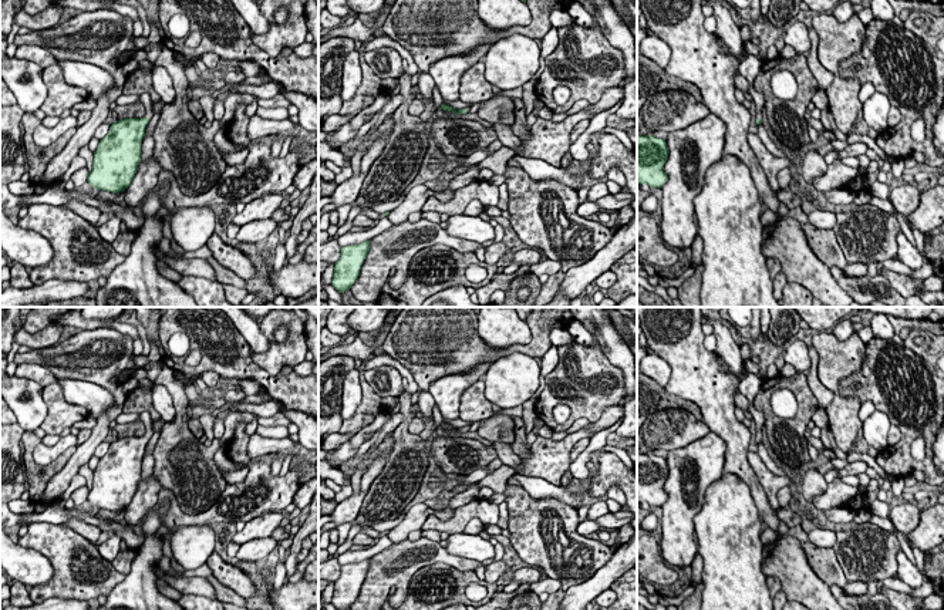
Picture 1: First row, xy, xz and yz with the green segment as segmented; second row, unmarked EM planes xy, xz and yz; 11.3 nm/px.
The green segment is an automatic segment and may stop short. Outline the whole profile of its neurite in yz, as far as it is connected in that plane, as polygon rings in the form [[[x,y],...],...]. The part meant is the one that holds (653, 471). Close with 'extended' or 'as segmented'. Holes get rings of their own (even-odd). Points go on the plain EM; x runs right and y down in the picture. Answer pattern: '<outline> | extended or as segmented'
[[[637,452],[637,502],[661,508],[668,499],[664,491],[668,472],[665,458]]] | as segmented

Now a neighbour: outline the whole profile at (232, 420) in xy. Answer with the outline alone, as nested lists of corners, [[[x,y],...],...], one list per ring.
[[[232,412],[232,414],[229,414],[227,417],[223,418],[225,432],[227,434],[226,446],[229,446],[229,442],[233,438],[236,425],[239,422],[249,424],[252,419],[253,419],[253,414],[250,414],[250,412],[240,412],[240,414]]]

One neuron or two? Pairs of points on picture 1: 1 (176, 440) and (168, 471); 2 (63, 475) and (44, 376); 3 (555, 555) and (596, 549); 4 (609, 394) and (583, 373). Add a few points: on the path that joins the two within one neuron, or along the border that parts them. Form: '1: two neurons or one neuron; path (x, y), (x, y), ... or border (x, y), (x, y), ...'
1: one neuron; path (176, 447), (175, 464)
2: two neurons; border (22, 363), (41, 364), (57, 378)
3: one neuron; path (565, 562), (583, 562), (586, 559)
4: one neuron; path (603, 388), (589, 378)

